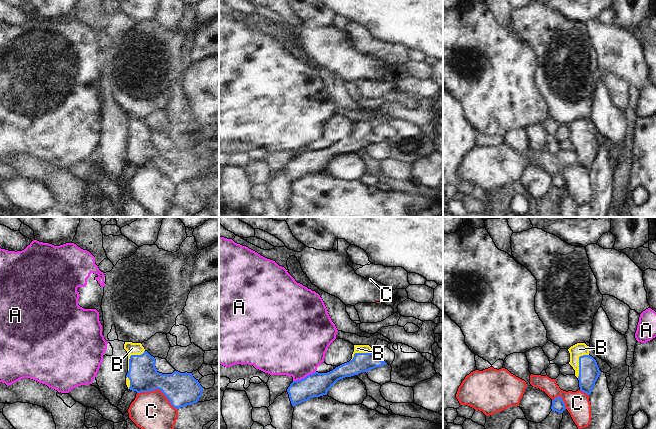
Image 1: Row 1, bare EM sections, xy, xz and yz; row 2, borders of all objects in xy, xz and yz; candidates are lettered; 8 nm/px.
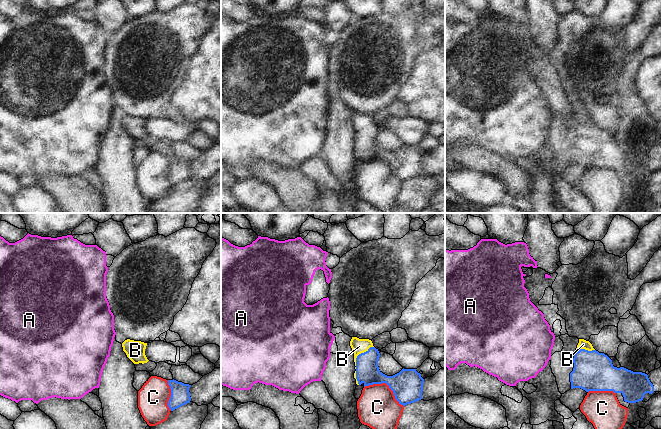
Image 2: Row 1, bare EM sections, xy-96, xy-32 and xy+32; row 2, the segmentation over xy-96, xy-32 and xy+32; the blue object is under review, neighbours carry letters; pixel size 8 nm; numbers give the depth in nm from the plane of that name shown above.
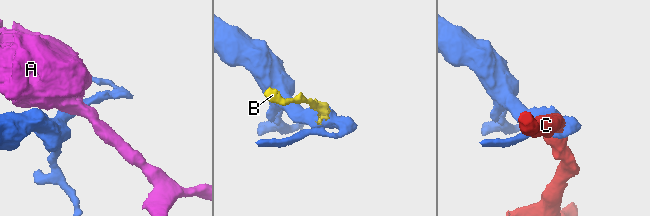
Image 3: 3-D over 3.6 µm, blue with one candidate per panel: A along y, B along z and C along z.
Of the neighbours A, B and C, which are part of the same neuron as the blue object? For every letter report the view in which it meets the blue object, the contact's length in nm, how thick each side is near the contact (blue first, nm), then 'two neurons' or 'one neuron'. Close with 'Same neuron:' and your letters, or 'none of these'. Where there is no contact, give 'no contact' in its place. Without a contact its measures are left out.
A: meets blue in xz; contact 200 nm long; 190 nm thick on the blue side, 460 nm on the other; two neurons
B: meets blue in xy; contact 220 nm long; 240 nm thick on the blue side, 100 nm on the other; one neuron
C: meets blue in xy; contact 360 nm long; 260 nm thick on the blue side, 320 nm on the other; two neurons
Same neuron: B

